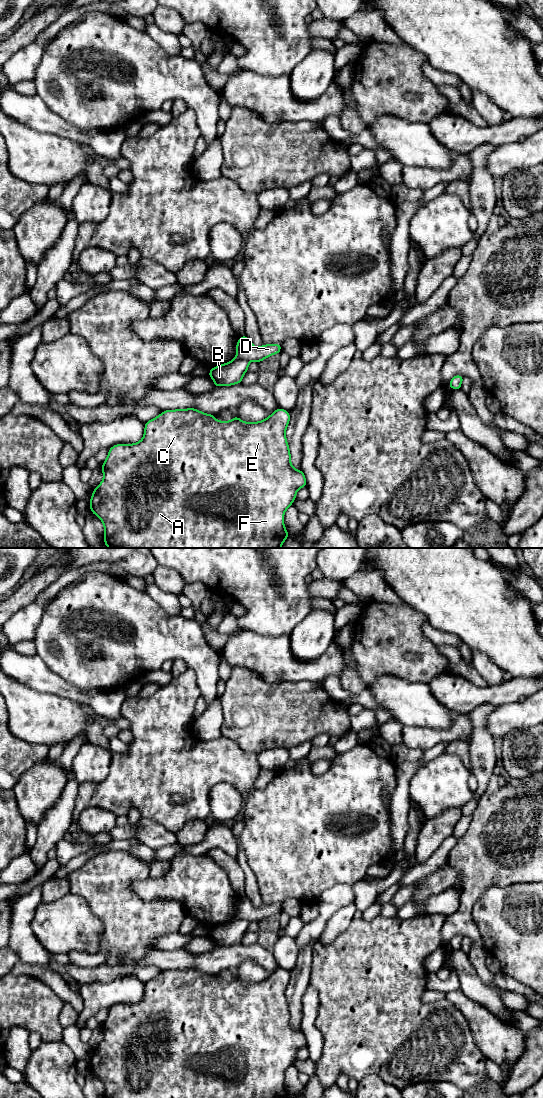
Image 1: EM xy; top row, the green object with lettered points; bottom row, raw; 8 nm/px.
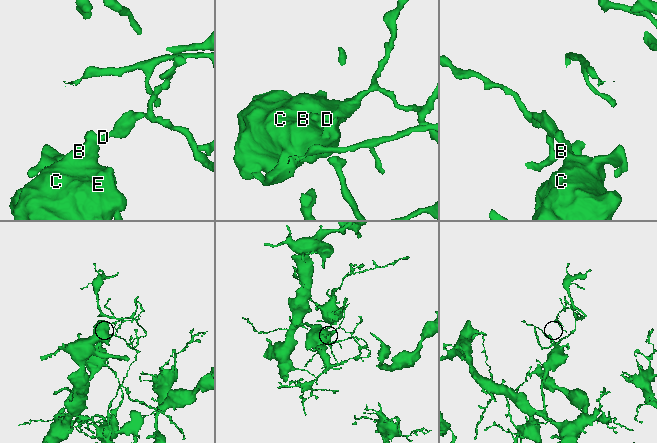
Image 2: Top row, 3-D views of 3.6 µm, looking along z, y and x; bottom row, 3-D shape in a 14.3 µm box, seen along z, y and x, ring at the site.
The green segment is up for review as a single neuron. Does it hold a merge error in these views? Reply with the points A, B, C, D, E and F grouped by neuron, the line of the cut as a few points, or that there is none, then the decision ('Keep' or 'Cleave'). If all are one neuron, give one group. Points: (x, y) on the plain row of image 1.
Groups: A B C E F / D. Split along xy (236, 917), (249, 921). Cleave

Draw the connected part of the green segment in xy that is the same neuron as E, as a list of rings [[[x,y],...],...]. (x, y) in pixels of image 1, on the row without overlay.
[[[195,968],[165,970],[157,977],[144,984],[145,991],[143,998],[134,1004],[116,1004],[109,1009],[108,1016],[101,1029],[103,1031],[102,1042],[94,1048],[92,1057],[89,1061],[90,1069],[93,1074],[98,1076],[104,1085],[104,1098],[288,1098],[288,1092],[284,1086],[284,1073],[293,1064],[296,1059],[297,1051],[307,1046],[306,1038],[302,1030],[295,1029],[291,1024],[291,1014],[286,999],[286,989],[290,981],[290,973],[284,969],[278,968],[266,979],[259,982],[247,983],[239,979],[236,975],[230,981],[219,981],[214,975],[206,974]]]

